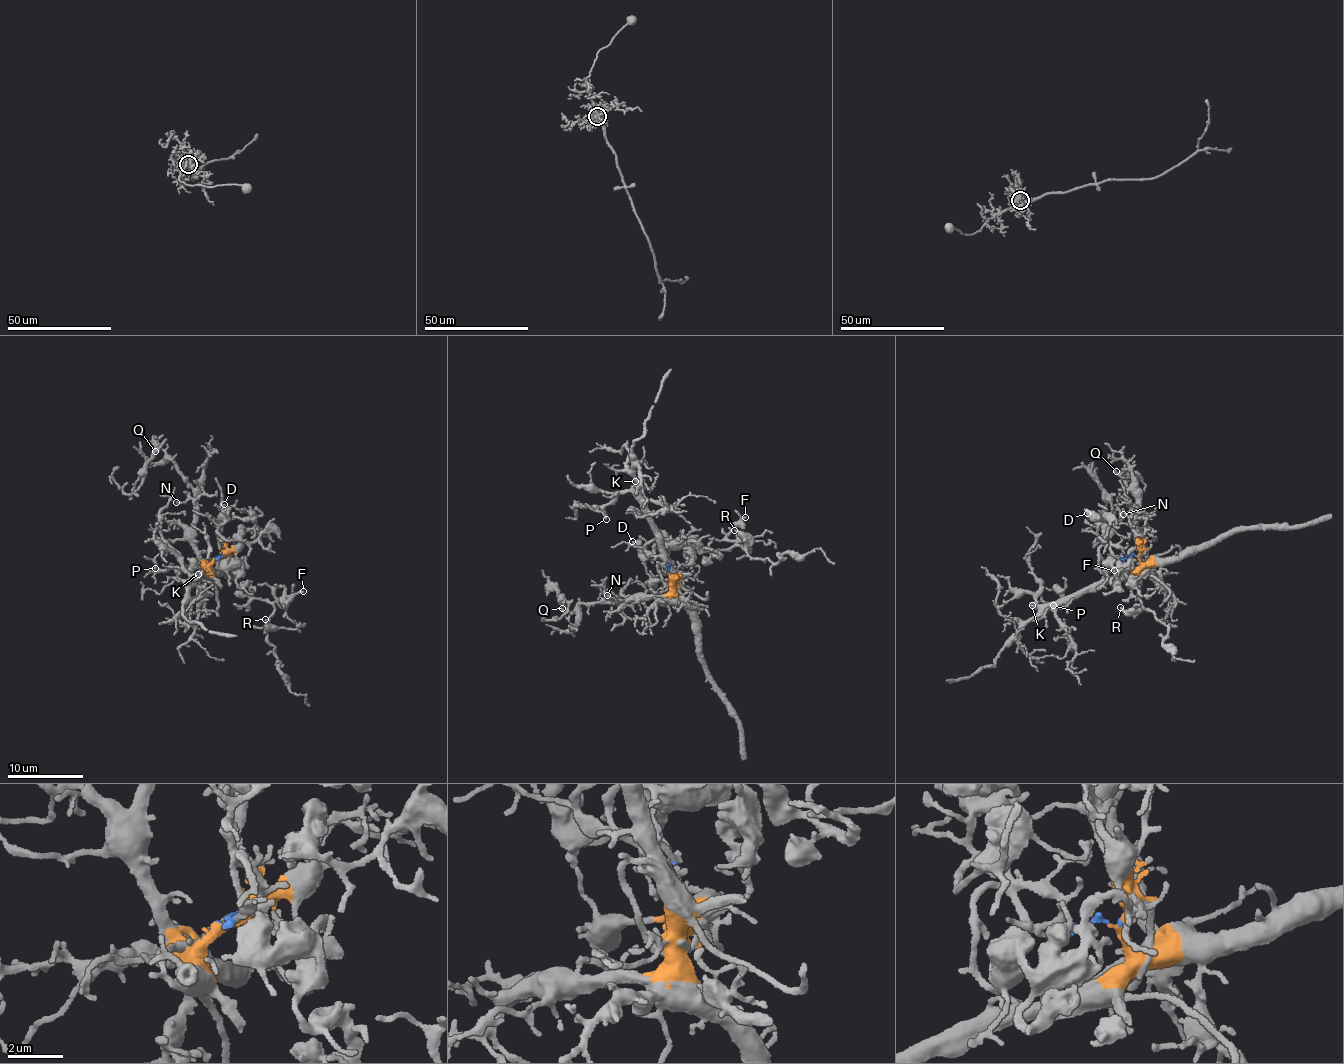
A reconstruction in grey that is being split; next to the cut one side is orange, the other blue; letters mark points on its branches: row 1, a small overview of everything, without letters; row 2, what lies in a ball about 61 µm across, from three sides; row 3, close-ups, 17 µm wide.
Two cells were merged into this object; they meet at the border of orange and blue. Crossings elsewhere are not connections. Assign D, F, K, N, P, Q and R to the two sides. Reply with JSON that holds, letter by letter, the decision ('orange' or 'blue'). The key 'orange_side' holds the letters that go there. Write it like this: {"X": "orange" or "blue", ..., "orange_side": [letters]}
{"D": "blue", "F": "blue", "K": "orange", "N": "orange", "P": "orange", "Q": "orange", "R": "blue", "orange_side": ["K", "N", "P", "Q"]}

